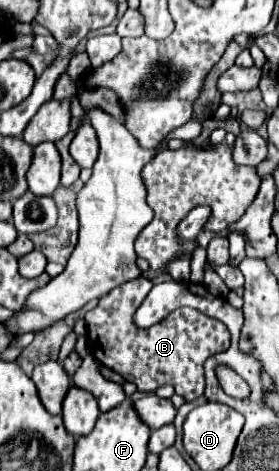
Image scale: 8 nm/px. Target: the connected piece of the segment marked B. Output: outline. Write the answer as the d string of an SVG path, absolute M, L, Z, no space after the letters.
M138 277L106 293L84 317L88 325L88 351L98 363L134 383L138 391L152 393L162 385L172 385L186 401L194 401L204 393L204 361L230 347L230 333L222 321L210 319L192 307L180 307L148 329L136 327L132 317L150 289L152 281Z

